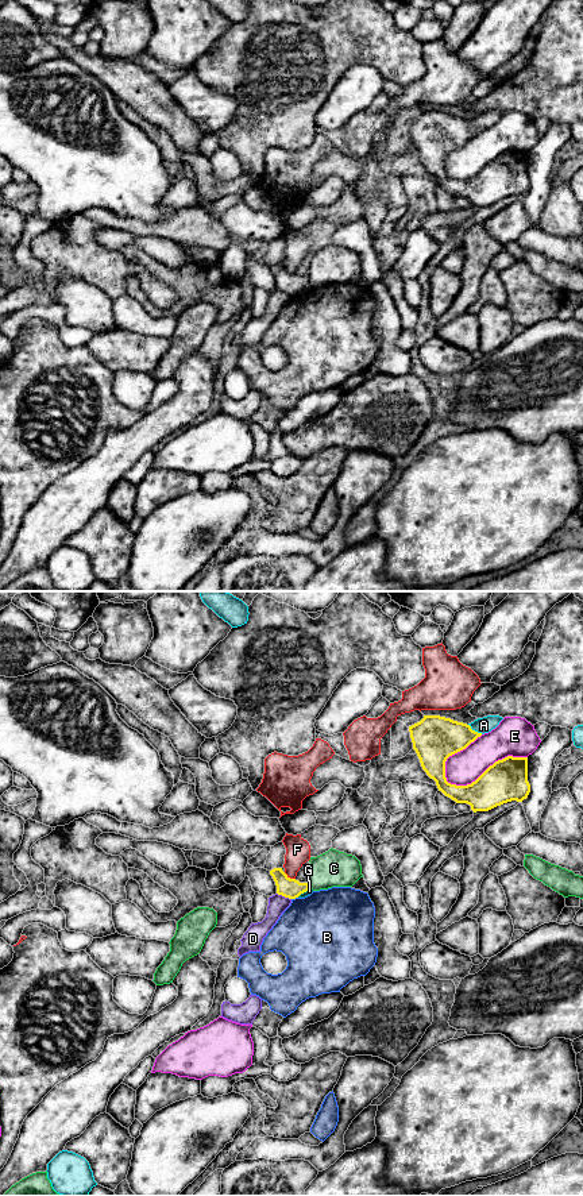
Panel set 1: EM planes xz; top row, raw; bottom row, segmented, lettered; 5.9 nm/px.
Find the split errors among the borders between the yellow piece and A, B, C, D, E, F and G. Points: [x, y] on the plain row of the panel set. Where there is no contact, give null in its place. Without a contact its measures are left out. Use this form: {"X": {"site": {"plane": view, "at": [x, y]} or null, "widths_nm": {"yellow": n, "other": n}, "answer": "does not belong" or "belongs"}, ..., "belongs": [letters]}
{"A": {"site": {"plane": "xz", "at": [474, 126]}, "widths_nm": {"yellow": 280, "other": 100}, "answer": "does not belong"}, "B": {"site": {"plane": "xz", "at": [294, 293]}, "widths_nm": {"yellow": 120, "other": 460}, "answer": "does not belong"}, "C": {"site": {"plane": "xz", "at": [308, 281]}, "widths_nm": {"yellow": 120, "other": 220}, "answer": "does not belong"}, "D": {"site": {"plane": "xz", "at": [284, 290]}, "widths_nm": {"yellow": 120, "other": 110}, "answer": "does not belong"}, "E": {"site": {"plane": "xz", "at": [486, 165]}, "widths_nm": {"yellow": 240, "other": 220}, "answer": "does not belong"}, "F": {"site": {"plane": "xz", "at": [289, 273]}, "widths_nm": {"yellow": 120, "other": 140}, "answer": "does not belong"}, "G": {"site": {"plane": "xz", "at": [302, 288]}, "widths_nm": {"yellow": 120, "other": 40}, "answer": "does not belong"}, "belongs": []}

